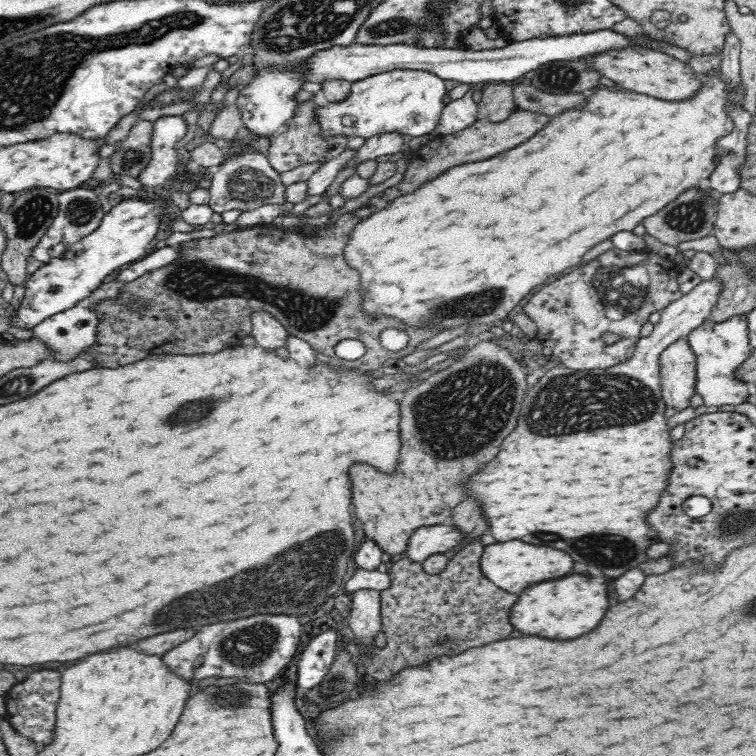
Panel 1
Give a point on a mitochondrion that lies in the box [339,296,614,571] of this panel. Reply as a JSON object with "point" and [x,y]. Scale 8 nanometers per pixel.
{"point":[435,413]}

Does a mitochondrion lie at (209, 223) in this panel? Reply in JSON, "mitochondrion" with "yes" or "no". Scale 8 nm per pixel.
{"mitochondrion":"no"}

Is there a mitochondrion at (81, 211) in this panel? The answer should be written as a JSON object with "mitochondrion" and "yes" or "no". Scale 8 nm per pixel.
{"mitochondrion":"yes"}

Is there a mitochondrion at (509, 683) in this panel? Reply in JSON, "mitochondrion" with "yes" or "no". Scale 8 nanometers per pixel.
{"mitochondrion":"no"}

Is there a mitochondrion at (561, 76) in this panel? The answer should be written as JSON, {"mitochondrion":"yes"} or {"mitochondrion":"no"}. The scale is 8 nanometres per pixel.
{"mitochondrion":"yes"}

